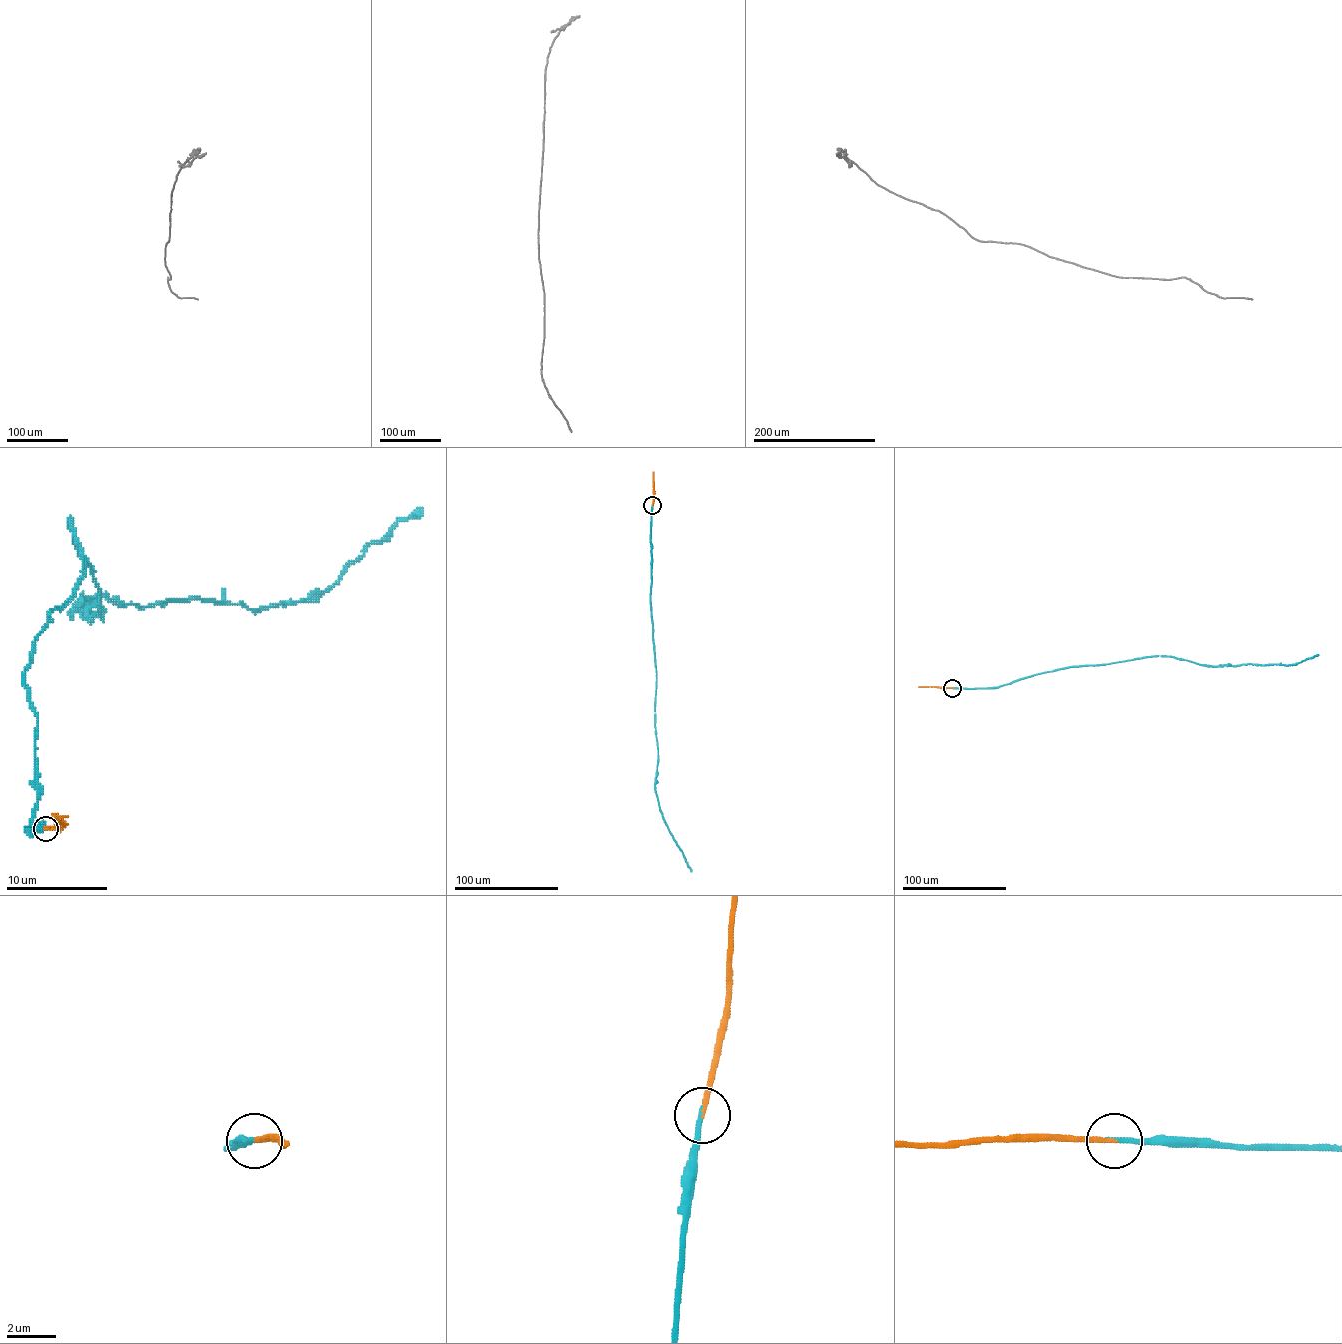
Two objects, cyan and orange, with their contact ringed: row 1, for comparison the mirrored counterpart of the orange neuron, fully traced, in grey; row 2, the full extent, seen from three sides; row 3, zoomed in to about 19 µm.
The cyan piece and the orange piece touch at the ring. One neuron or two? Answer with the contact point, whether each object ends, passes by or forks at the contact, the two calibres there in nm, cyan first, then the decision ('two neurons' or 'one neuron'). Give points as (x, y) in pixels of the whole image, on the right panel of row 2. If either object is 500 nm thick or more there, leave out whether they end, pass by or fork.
place (952, 688); cyan ends; orange ends; calibres 240 and 190 nm; one neuron

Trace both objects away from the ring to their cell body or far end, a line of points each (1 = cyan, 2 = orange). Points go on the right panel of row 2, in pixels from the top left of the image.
1: (952, 688), (998, 687), (1071, 666), (1155, 656), (1214, 666), (1296, 664), (1318, 655)
2: (952, 688), (919, 686)

